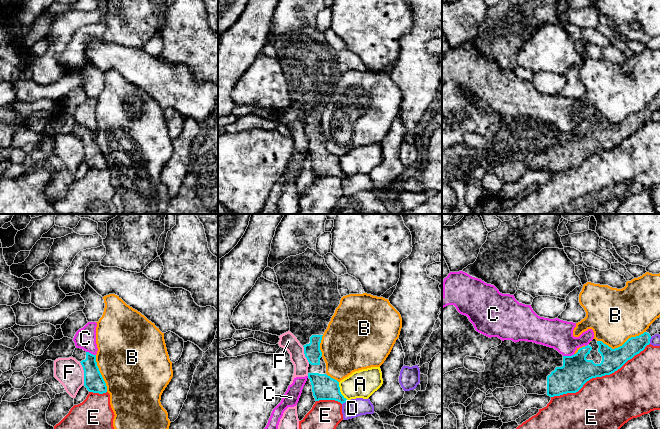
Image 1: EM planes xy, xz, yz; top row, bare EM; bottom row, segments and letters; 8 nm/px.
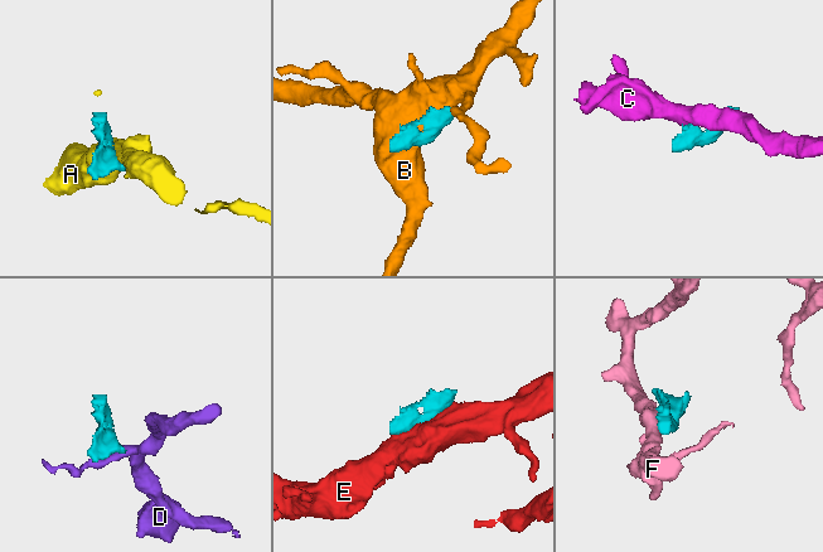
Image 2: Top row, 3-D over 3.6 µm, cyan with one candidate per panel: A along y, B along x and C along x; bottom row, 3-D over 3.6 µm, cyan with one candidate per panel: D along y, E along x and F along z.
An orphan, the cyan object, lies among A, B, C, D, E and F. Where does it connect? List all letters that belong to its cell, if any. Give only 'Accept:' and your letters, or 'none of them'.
Accept: none of them

